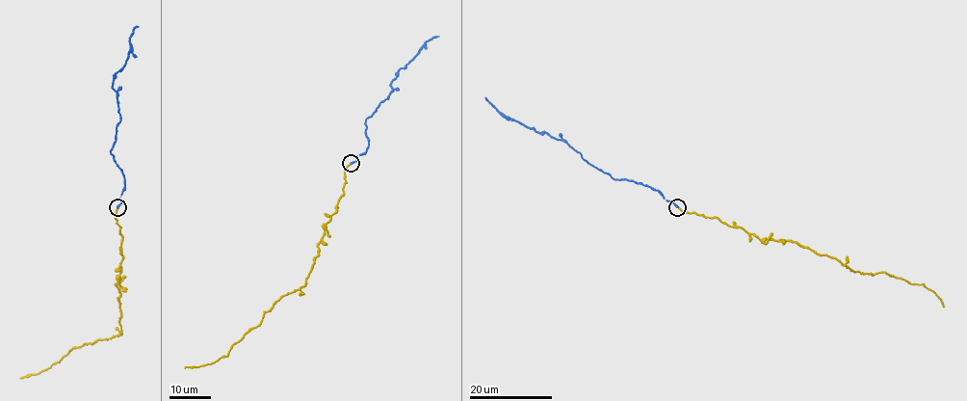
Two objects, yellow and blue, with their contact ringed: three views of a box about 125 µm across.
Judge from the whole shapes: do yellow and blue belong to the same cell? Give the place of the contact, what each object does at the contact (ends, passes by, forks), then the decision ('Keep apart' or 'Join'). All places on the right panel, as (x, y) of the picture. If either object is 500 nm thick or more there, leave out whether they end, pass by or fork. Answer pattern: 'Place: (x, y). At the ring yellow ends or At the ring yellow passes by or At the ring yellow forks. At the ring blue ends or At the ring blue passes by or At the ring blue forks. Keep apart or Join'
Place: (677, 207). At the ring yellow ends. At the ring blue ends. Join

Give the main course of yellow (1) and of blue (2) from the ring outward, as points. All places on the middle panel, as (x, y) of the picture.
1: (351, 163), (305, 285), (281, 295), (226, 356), (184, 368)
2: (351, 163), (367, 147), (365, 120), (378, 103), (387, 98), (391, 81), (397, 72), (426, 41), (439, 36)

